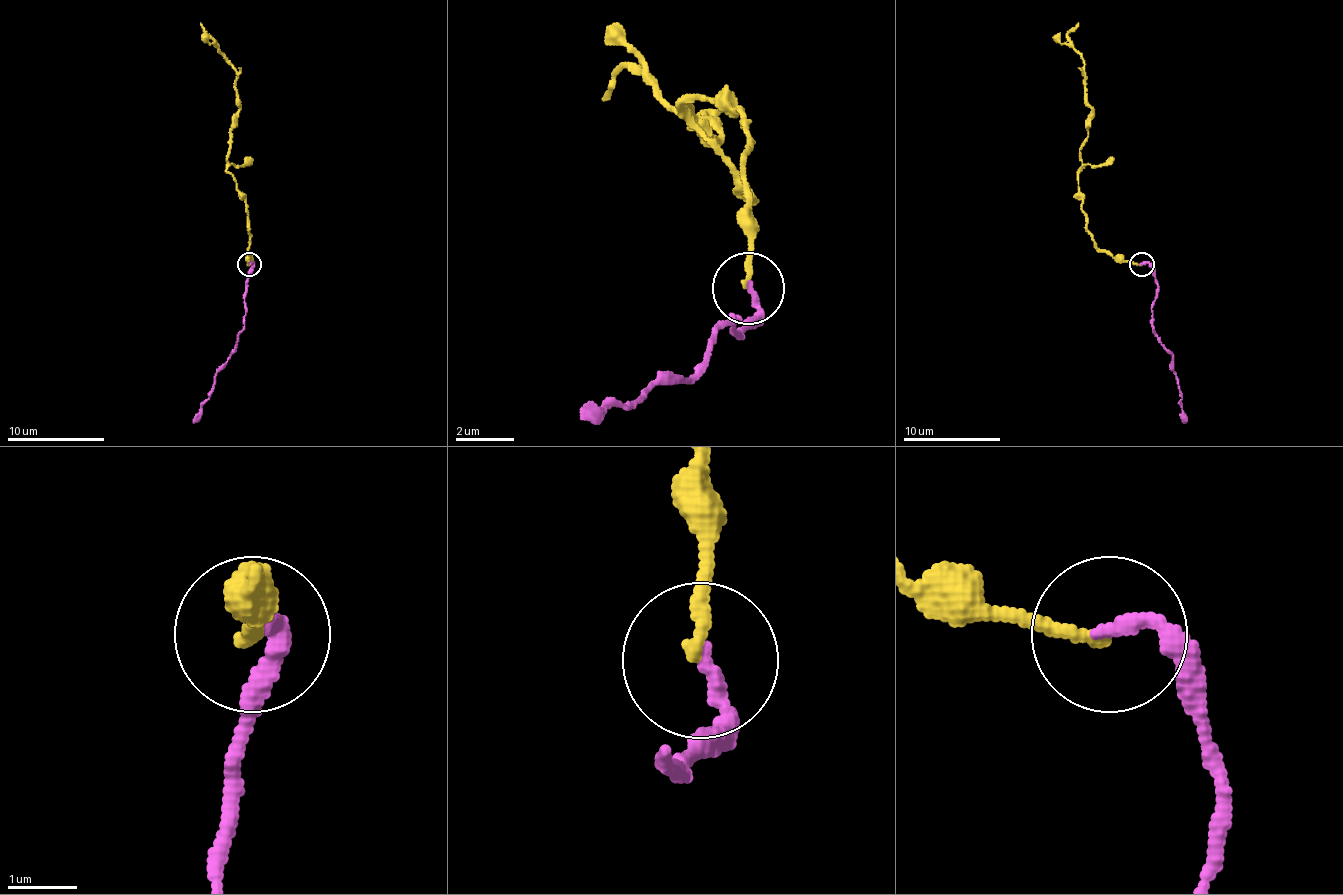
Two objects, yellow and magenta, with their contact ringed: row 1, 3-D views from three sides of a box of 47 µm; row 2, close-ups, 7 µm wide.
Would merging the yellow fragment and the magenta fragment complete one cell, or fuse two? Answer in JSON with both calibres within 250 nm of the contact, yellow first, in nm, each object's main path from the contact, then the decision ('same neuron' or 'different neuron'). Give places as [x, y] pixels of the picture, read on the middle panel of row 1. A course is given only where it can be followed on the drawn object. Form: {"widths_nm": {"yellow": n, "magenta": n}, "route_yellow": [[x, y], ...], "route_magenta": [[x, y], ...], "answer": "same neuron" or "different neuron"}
{"widths_nm": {"yellow": 190, "magenta": 220}, "route_yellow": [[746, 286], [739, 112], [710, 97], [681, 112], [717, 141], [710, 119], [630, 68], [601, 97]], "route_magenta": [[746, 286], [753, 315], [739, 337], [732, 323], [688, 381], [659, 381], [630, 410], [579, 417]], "answer": "same neuron"}

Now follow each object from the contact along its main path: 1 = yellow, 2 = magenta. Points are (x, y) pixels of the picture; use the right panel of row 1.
1: (1141, 263), (1114, 261), (1087, 229), (1077, 180), (1080, 146), (1092, 110), (1085, 61), (1068, 34), (1077, 22)
2: (1141, 263), (1151, 266), (1158, 285), (1153, 329), (1173, 356), (1173, 371), (1182, 398), (1185, 422)

